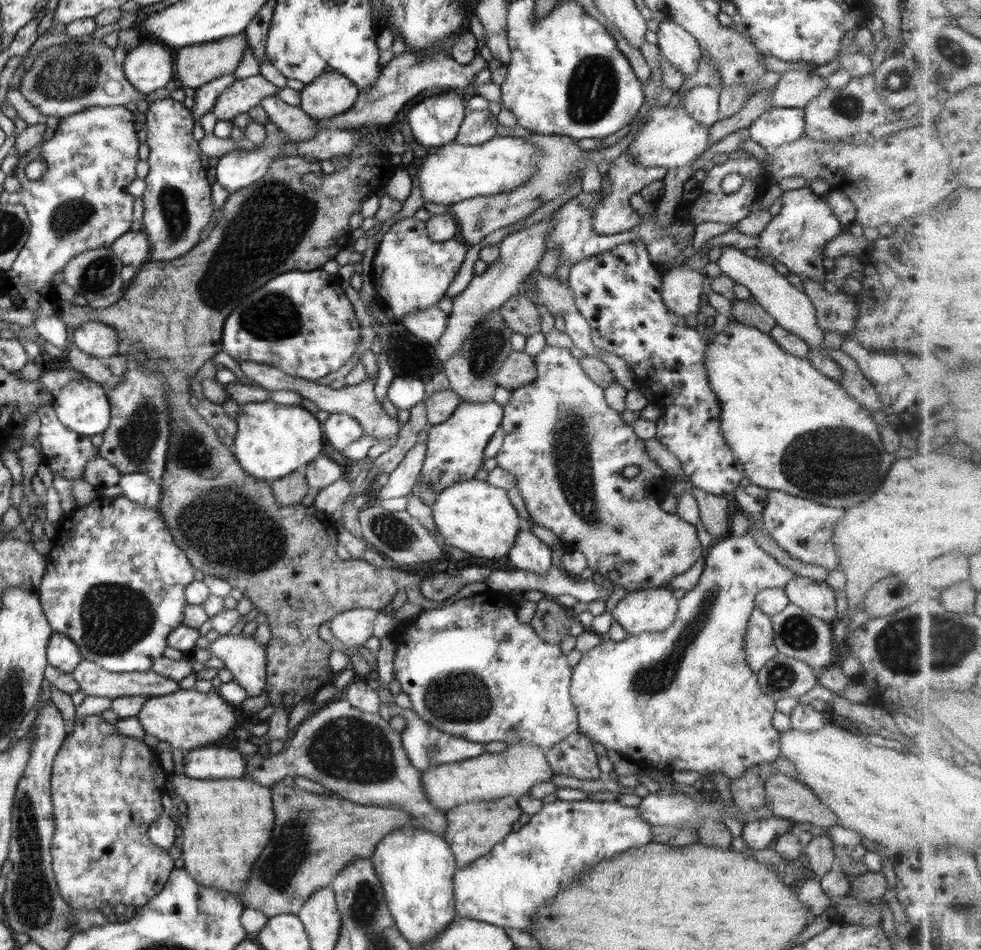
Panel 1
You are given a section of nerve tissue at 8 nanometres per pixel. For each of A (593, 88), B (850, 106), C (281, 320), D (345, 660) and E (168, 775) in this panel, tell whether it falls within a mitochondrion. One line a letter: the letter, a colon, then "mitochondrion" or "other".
A: mitochondrion
B: mitochondrion
C: mitochondrion
D: other
E: other

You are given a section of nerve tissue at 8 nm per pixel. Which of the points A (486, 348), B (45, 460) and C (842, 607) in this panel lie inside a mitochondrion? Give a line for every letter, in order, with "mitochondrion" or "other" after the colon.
A: mitochondrion
B: other
C: other

